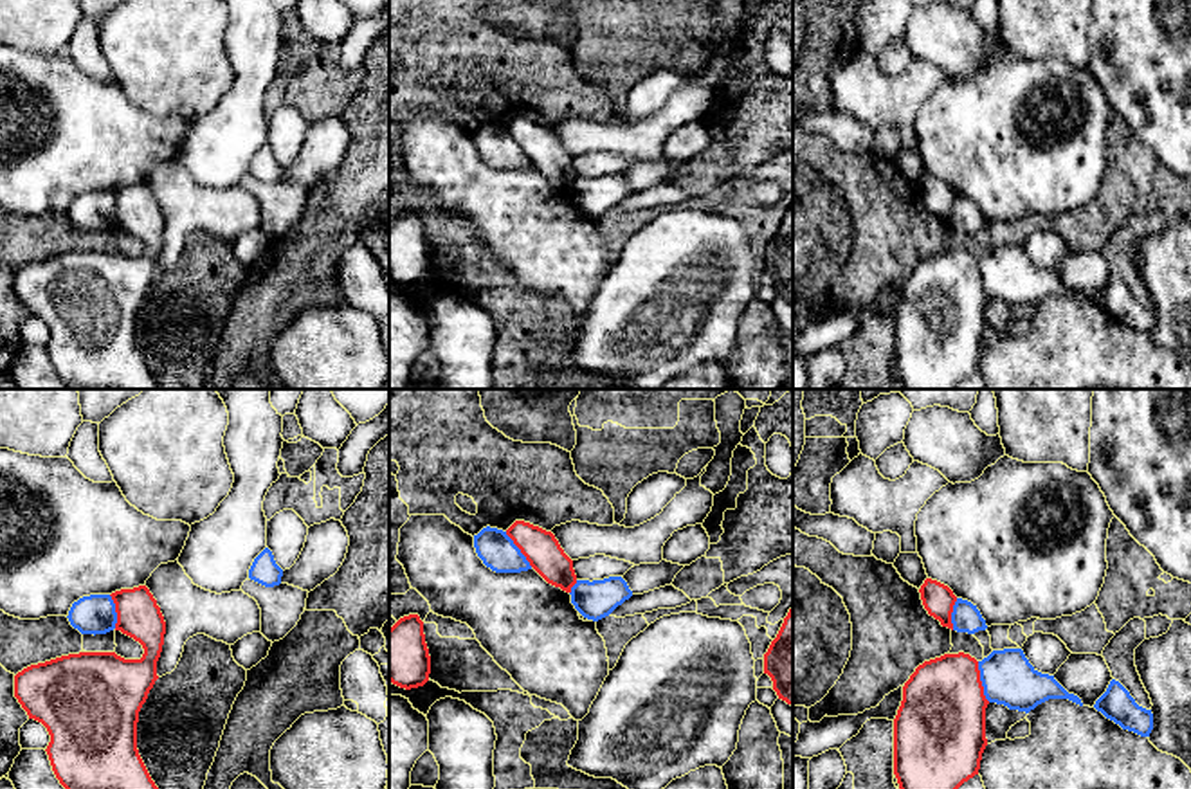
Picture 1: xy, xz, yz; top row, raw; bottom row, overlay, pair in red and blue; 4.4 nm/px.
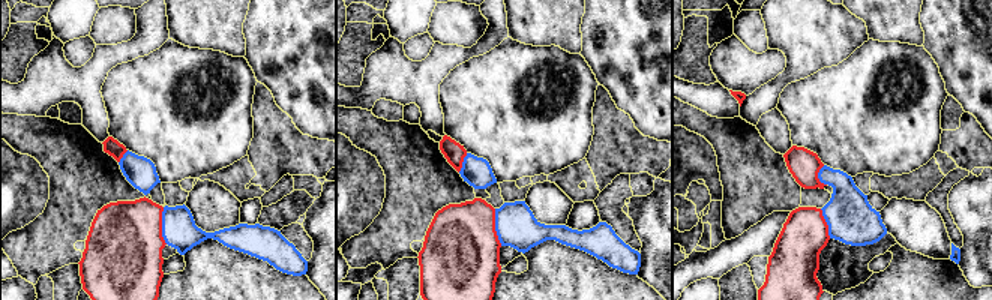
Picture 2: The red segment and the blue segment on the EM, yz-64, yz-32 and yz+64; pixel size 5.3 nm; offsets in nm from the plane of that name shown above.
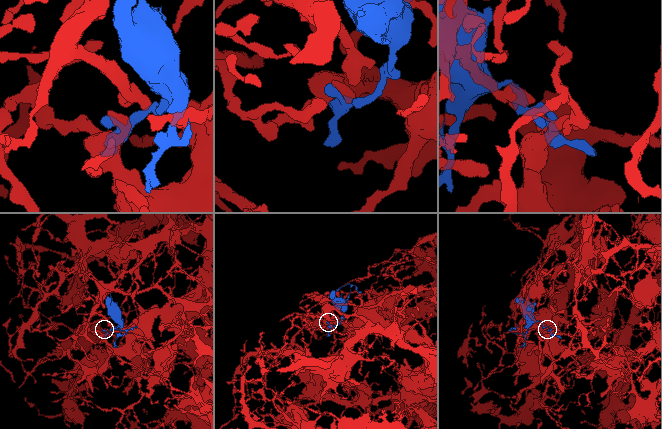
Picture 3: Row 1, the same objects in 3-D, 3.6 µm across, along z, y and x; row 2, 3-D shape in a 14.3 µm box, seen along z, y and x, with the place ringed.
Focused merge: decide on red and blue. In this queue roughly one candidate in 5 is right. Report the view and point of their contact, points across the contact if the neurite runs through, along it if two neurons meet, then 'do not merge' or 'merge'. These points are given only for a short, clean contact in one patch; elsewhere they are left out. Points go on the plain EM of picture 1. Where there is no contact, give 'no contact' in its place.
yz (981, 278) | do not merge

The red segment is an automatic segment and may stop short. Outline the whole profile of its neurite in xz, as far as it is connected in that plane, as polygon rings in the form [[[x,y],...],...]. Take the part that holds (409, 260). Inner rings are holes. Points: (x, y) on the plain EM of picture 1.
[[[418,211],[400,214],[389,225],[389,277],[411,286],[423,283],[431,270],[431,252],[423,218]]]

